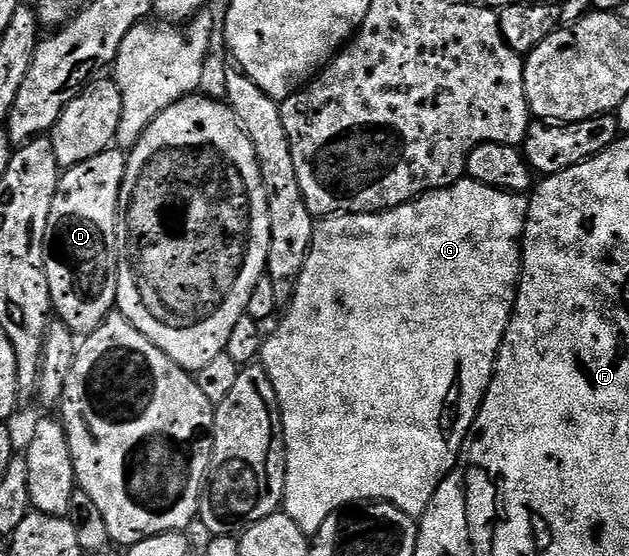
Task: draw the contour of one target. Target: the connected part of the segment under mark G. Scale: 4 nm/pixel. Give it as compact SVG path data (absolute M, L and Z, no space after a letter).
M468 176L461 179L453 186L442 190L431 190L428 194L420 195L413 201L396 206L390 210L379 210L376 214L334 214L325 216L316 223L313 232L313 243L309 249L307 260L303 264L303 272L299 276L299 284L293 293L293 299L284 307L280 315L281 323L273 330L273 335L266 337L261 343L259 355L260 365L265 367L267 376L271 376L271 388L275 388L277 407L281 413L281 436L285 439L285 501L283 512L299 524L299 528L306 536L312 536L319 532L323 520L331 516L336 510L343 510L346 506L360 504L362 502L389 502L395 508L407 512L413 519L420 519L425 509L431 504L439 484L456 467L458 457L461 453L461 445L469 435L471 424L479 412L481 402L485 398L487 388L493 379L493 369L497 363L497 353L505 339L505 333L509 327L509 318L513 314L513 305L517 299L517 284L521 281L521 240L525 236L525 217L529 211L528 197L519 194L508 194L506 190L487 188L487 184L479 184L475 179Z

